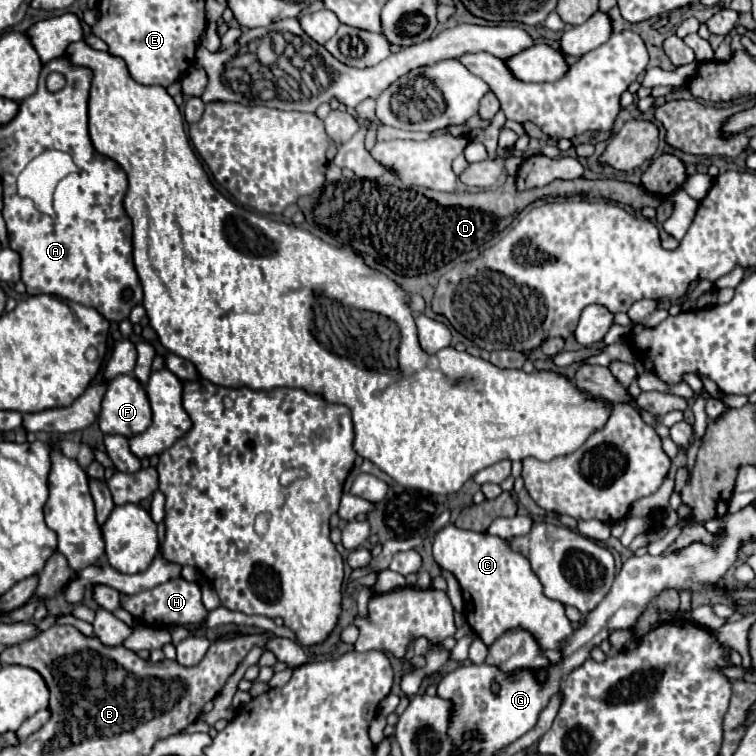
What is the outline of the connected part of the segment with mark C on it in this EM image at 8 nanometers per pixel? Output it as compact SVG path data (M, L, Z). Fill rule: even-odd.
M448 525L436 533L432 553L436 563L458 579L466 621L486 645L514 627L528 629L540 641L544 651L560 651L574 635L574 627L566 617L564 605L544 595L544 587L532 571L530 561L522 553L514 551L506 539Z

